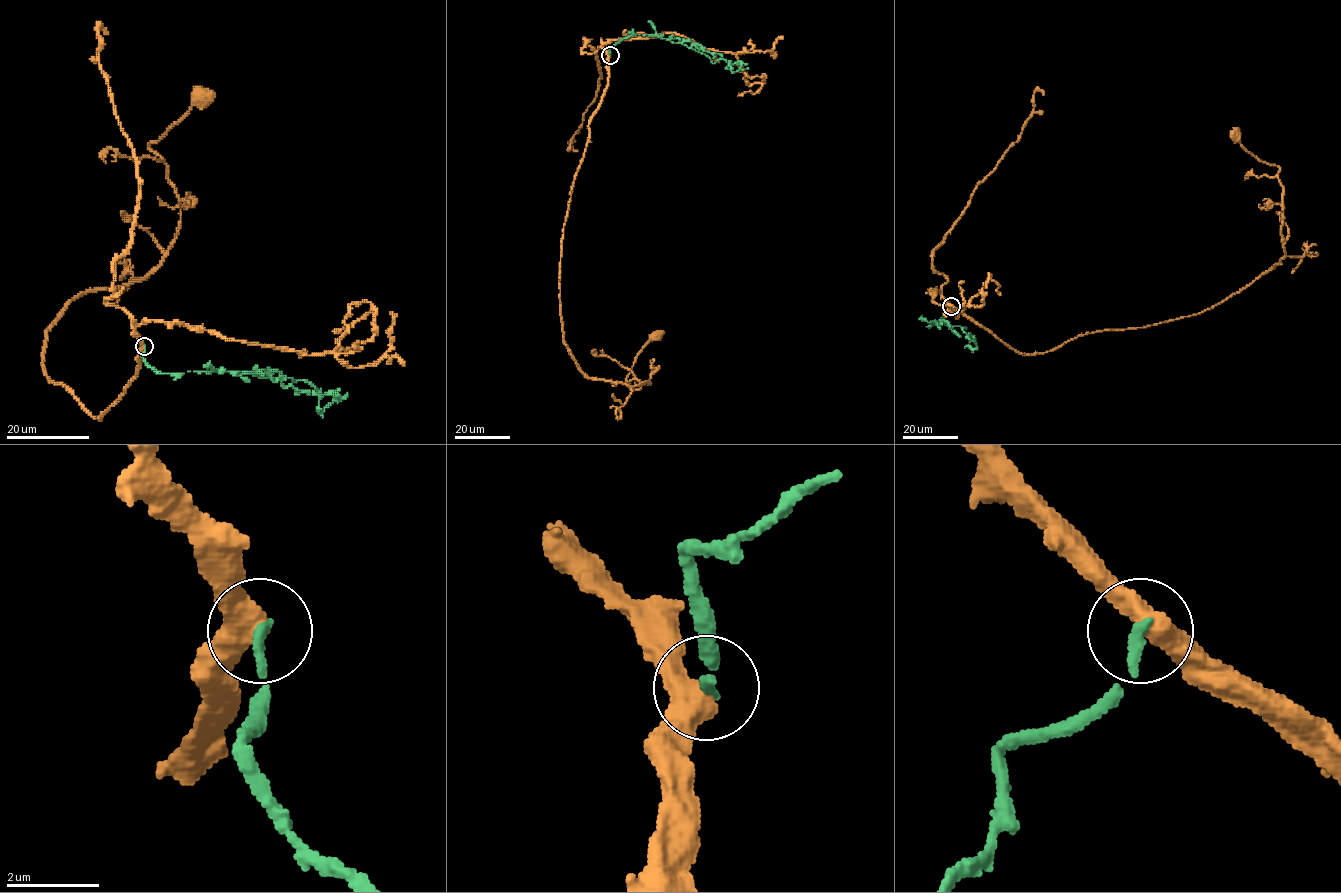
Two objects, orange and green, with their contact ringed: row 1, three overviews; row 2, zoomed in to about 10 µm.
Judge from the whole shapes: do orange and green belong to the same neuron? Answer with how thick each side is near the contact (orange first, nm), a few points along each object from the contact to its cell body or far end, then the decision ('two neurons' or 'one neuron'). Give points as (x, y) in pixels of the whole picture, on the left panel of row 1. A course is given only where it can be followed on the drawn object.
calibres 480 and 240 nm; course orange (144, 346), (99, 419), (41, 356), (83, 291), (161, 261), (180, 201), (149, 145), (201, 98); course green (144, 346), (146, 363), (161, 373), (253, 373), (305, 380), (321, 395), (334, 395), (335, 400), (348, 393); two neurons

